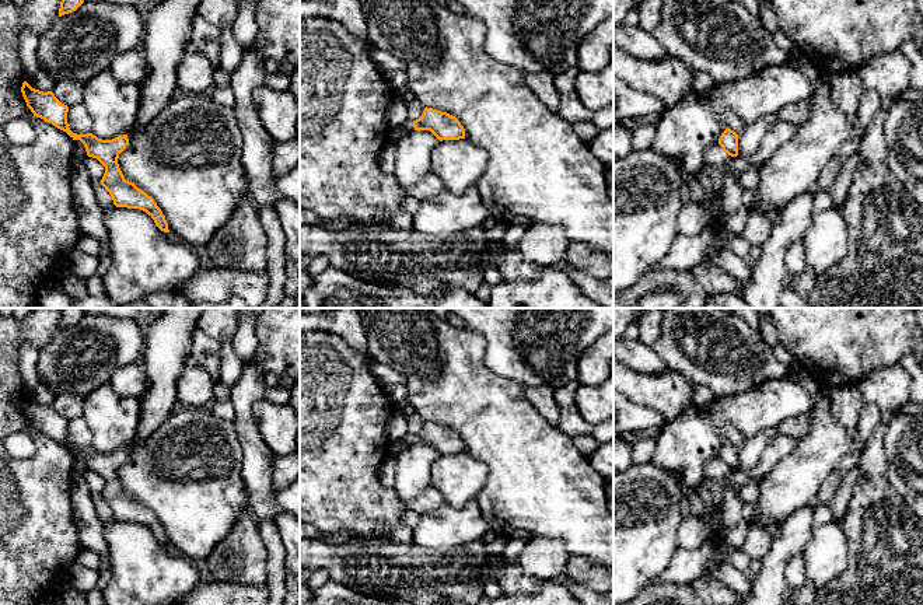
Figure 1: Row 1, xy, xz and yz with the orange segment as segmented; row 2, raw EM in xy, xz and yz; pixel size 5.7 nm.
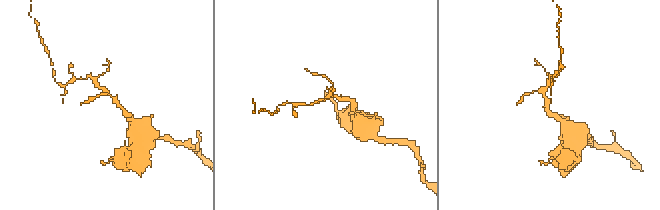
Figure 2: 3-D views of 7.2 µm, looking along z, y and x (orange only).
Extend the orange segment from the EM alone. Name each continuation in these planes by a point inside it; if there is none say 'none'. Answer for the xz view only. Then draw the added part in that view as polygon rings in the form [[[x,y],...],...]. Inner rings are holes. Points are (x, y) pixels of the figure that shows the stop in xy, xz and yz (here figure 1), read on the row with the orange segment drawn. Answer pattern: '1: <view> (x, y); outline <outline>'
1: xz (408, 126); outline [[[408,119],[401,127],[392,129],[392,137],[395,139],[395,143],[398,141],[398,139],[408,132],[413,132],[413,120]]]

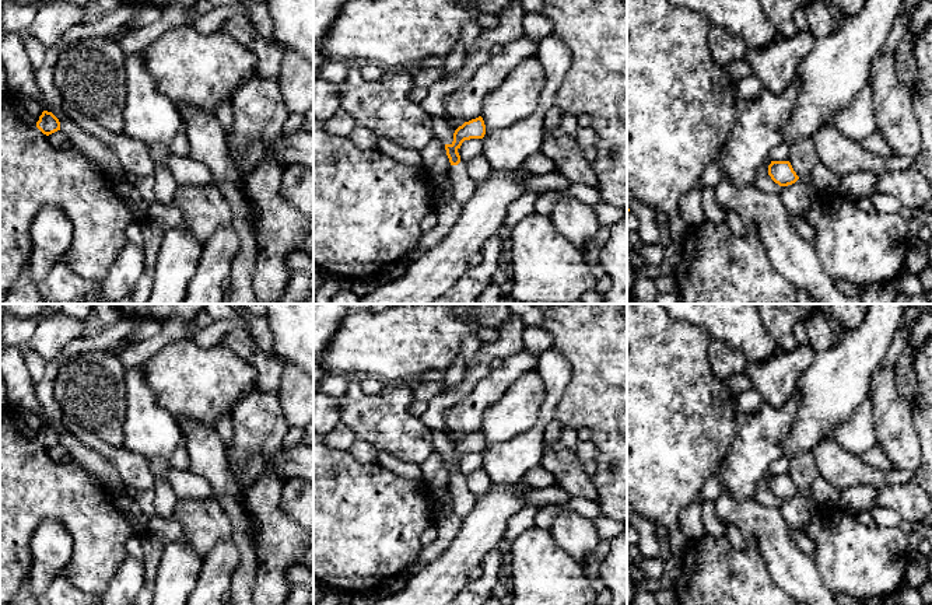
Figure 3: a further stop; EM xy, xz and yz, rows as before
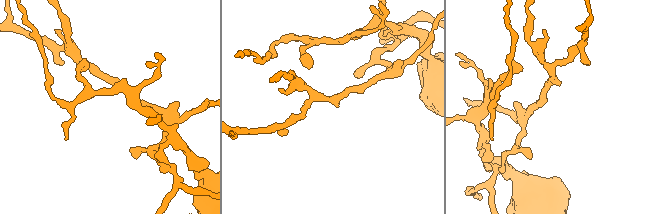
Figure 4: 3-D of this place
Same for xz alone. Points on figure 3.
1: xz (463, 185); outline [[[460,160],[458,165],[449,165],[448,178],[452,183],[452,199],[465,206],[476,192],[477,182],[467,172],[466,162]]]

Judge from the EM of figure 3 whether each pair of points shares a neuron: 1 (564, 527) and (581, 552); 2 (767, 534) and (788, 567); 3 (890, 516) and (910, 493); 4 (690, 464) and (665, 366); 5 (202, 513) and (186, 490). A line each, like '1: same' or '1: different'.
1: same
2: same
3: different
4: same
5: different

